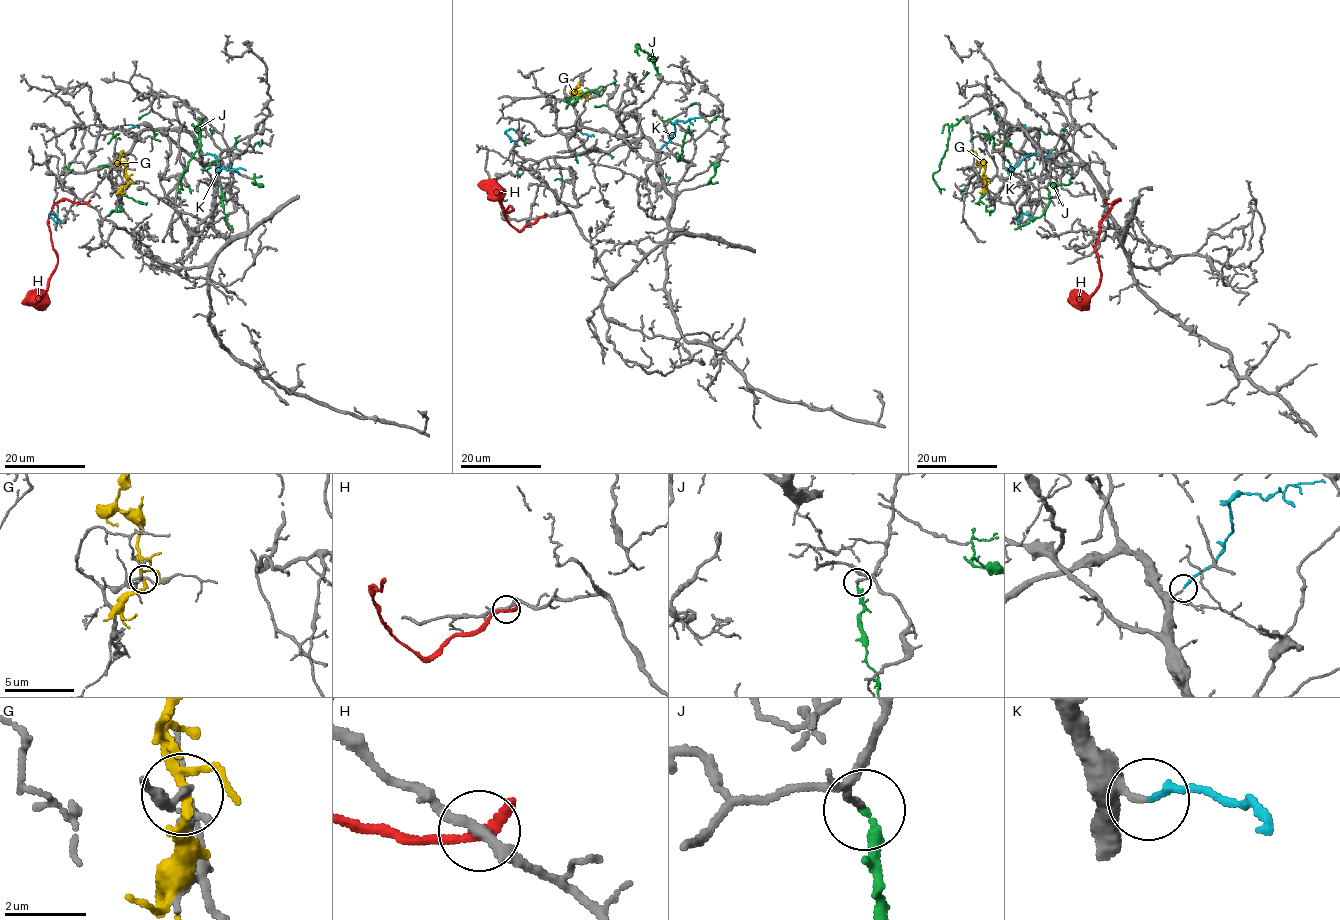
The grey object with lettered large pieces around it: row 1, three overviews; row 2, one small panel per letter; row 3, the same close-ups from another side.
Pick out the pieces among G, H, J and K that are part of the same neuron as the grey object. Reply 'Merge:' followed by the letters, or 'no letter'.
Merge: no letter

